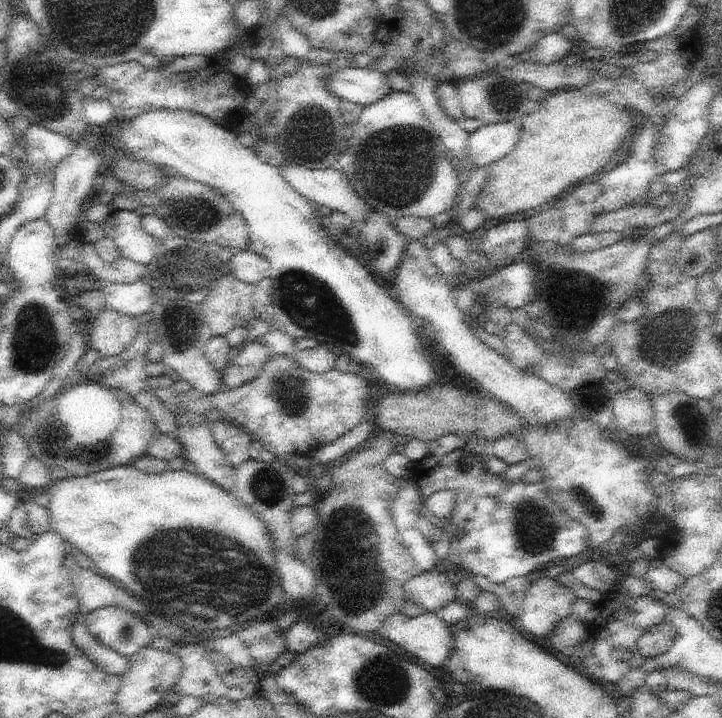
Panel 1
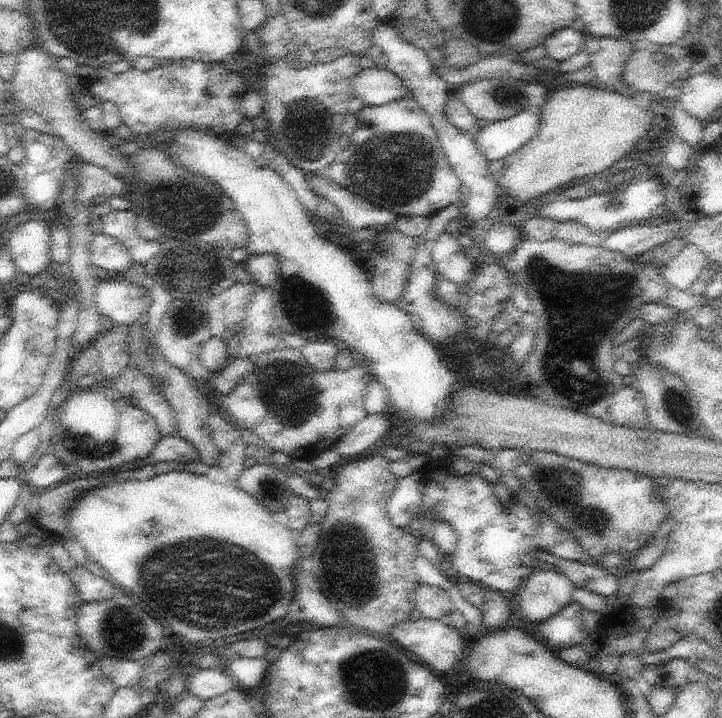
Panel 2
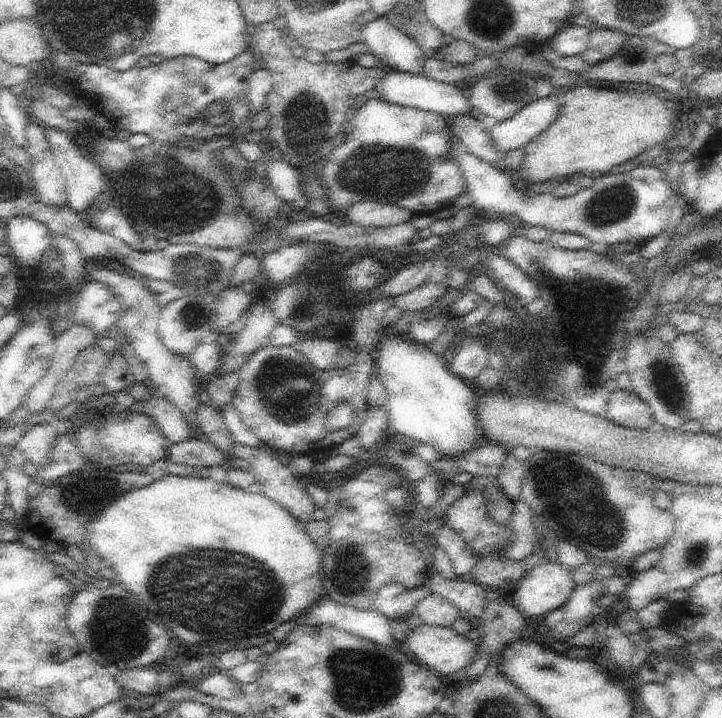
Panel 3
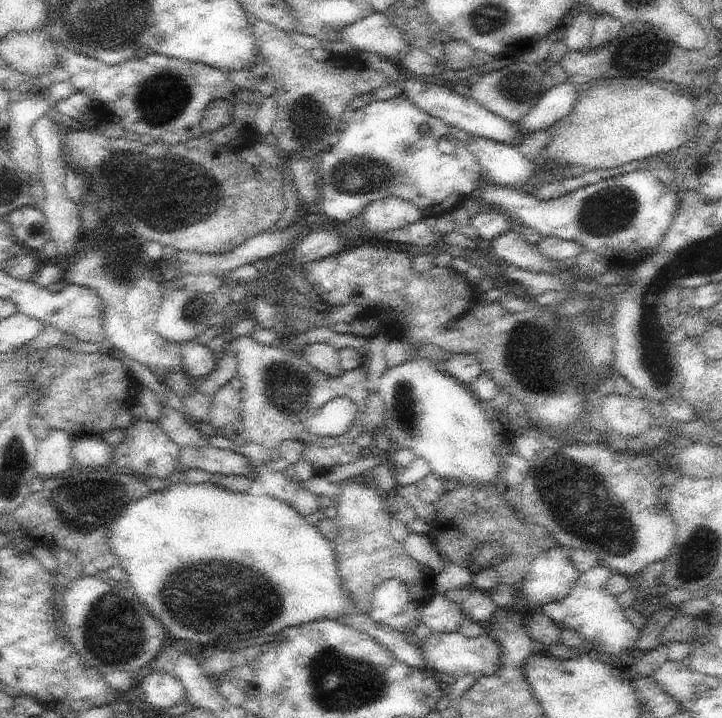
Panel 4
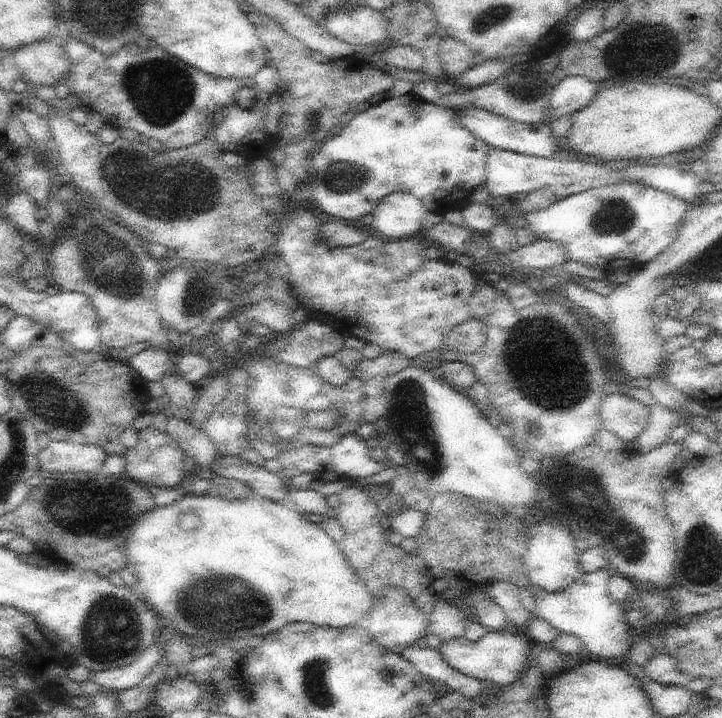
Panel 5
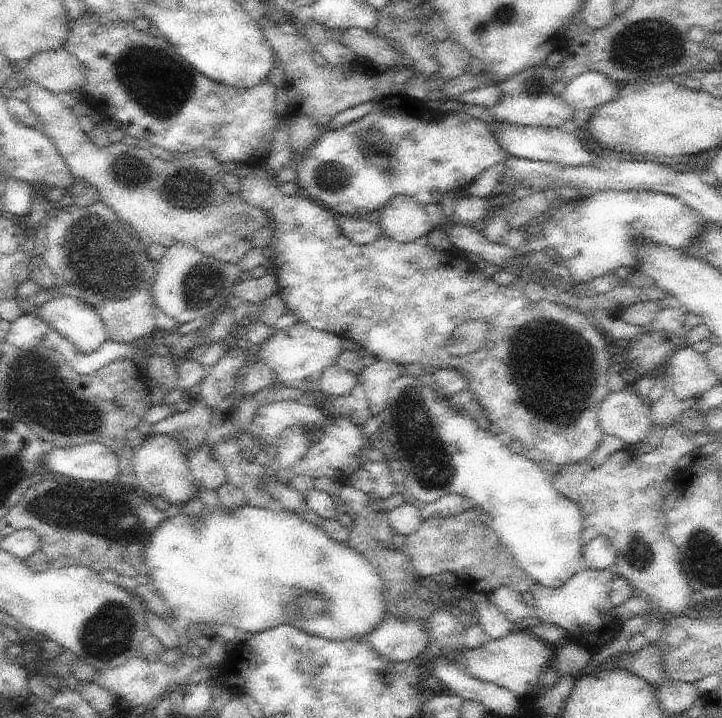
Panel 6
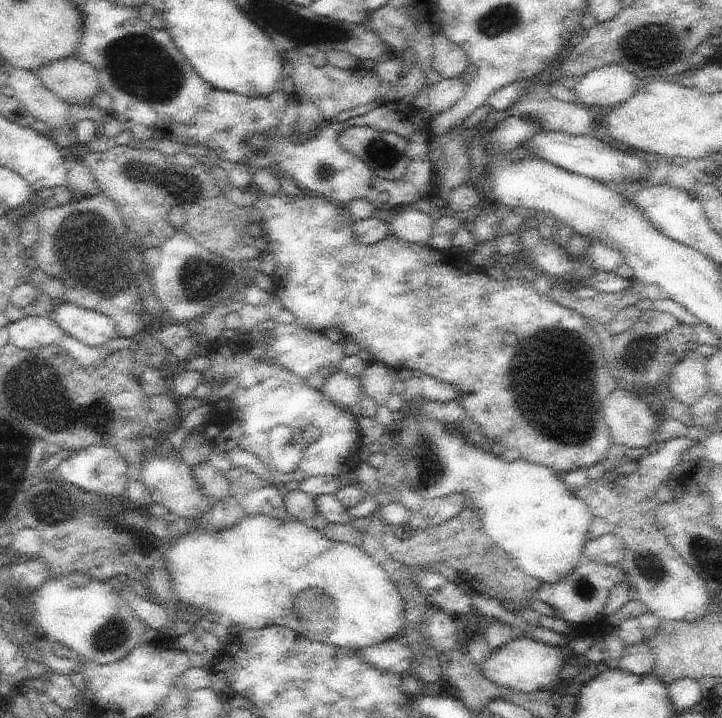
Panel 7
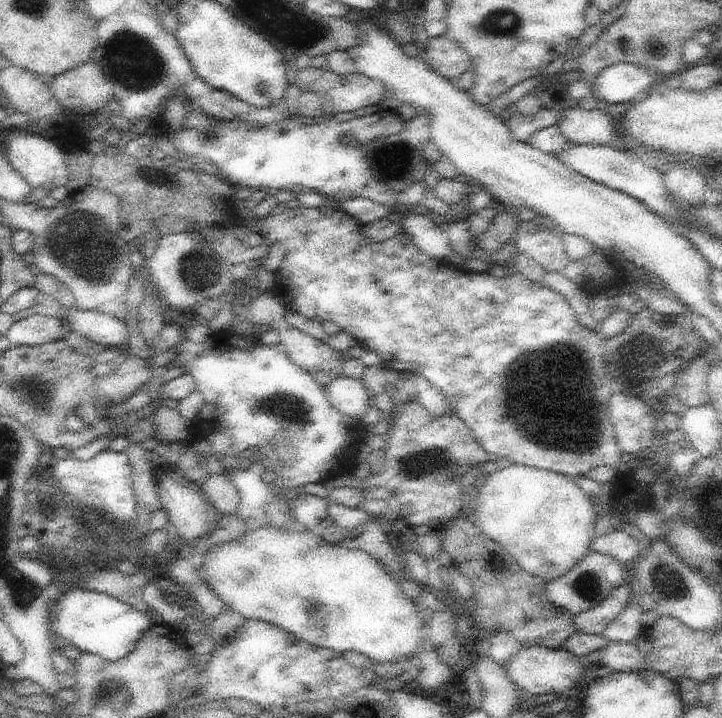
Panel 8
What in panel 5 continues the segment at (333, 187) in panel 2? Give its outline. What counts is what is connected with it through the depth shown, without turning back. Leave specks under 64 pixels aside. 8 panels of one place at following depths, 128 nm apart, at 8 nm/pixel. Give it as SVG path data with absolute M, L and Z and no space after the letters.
M395 191L376 208L370 225L372 233L398 240L419 235L429 211L412 194Z

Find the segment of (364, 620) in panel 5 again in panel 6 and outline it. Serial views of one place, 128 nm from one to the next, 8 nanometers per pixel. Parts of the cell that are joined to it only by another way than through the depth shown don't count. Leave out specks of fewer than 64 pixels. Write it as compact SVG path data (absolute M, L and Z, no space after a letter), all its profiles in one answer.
M386 614L385 620L369 635L372 649L396 663L416 662L428 646L426 621L398 619Z

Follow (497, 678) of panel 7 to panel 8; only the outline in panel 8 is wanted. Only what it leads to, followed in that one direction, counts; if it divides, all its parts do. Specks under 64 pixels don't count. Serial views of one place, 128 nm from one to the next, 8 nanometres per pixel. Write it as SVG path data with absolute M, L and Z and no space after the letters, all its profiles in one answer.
M533 645L524 647L504 666L507 676L520 690L524 690L532 697L547 694L568 696L570 690L578 686L584 676L585 668L574 654L564 648L550 649L544 646Z

